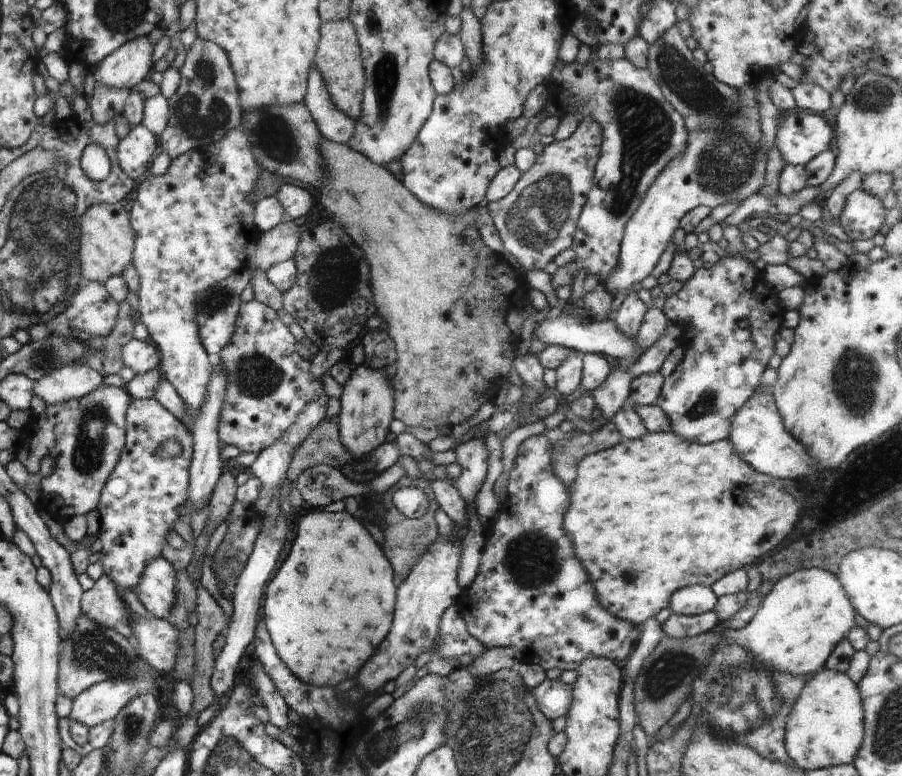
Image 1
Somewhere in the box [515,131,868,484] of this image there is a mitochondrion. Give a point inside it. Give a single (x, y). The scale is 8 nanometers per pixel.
(708, 403)

